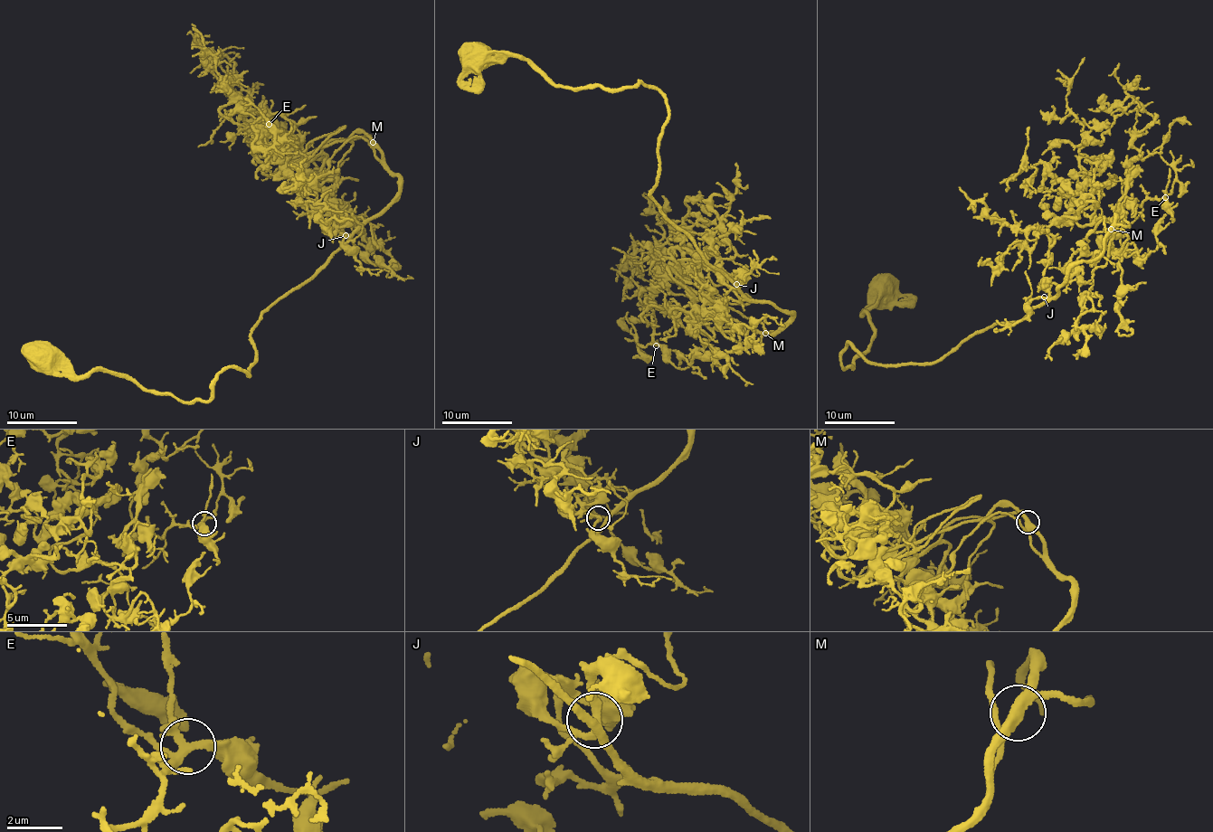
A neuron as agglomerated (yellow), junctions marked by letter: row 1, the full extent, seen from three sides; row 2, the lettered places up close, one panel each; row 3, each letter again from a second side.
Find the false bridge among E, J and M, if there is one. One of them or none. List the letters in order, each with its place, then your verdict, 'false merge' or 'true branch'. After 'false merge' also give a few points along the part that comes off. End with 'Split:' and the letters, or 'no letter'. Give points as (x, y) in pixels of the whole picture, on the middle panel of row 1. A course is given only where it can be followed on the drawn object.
E: place (656, 345); true branch
J: place (736, 284); true branch
M: place (765, 333); true branch
Split: no letter

